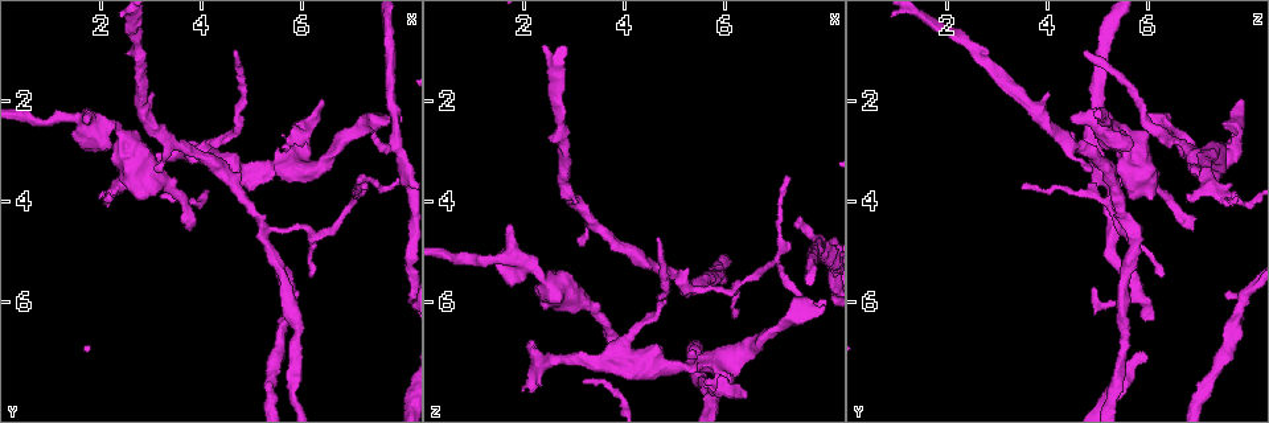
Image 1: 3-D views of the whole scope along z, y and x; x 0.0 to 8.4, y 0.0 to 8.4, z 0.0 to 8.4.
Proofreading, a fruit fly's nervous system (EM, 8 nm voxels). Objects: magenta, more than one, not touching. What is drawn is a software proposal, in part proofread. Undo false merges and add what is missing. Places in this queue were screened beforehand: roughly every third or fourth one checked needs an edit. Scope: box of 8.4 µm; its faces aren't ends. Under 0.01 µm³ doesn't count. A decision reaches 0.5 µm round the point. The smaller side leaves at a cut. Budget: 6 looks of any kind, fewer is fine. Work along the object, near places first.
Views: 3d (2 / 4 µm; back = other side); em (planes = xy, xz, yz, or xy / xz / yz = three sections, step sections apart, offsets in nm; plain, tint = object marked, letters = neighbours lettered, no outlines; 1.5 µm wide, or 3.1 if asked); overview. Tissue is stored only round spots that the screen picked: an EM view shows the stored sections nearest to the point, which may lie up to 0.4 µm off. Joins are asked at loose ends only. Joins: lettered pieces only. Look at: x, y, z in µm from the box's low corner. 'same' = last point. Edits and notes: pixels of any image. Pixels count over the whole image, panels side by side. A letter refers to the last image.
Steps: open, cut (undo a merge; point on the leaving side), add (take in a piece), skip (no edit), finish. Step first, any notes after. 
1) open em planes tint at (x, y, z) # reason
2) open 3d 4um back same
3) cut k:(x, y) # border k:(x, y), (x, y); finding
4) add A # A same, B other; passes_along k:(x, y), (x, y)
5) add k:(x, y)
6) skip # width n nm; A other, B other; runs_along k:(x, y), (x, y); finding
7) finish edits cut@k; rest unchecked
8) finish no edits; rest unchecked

open 3d 4um at (3.20, 3.50, 4.85) # branch stops here

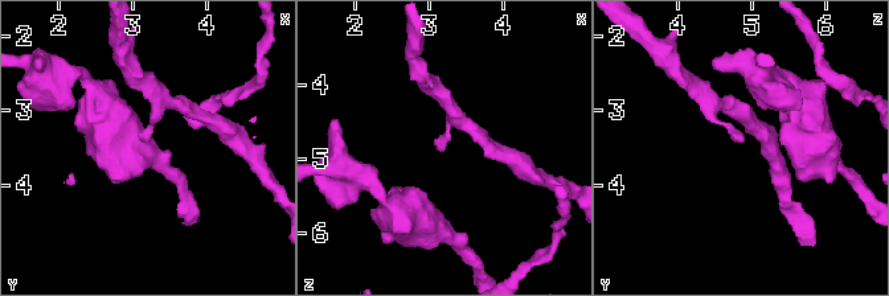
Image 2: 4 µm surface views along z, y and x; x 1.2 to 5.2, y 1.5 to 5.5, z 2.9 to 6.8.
open em planes tint at (3.15, 3.40, 4.85)

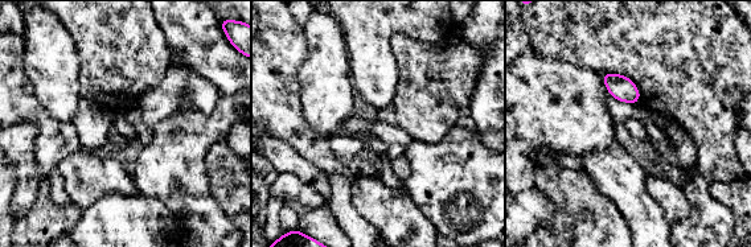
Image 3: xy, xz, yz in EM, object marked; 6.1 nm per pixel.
open em planes letters same

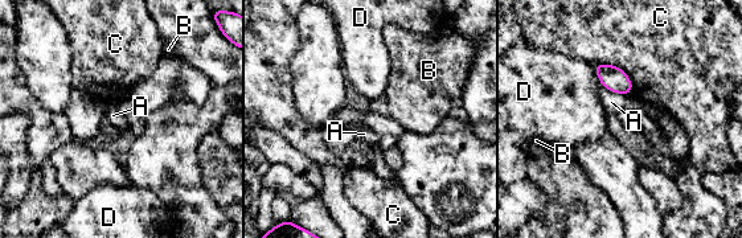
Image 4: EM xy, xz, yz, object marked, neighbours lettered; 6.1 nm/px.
skip # A other, B other, C other, D other; border 4:(601, 83), (624, 95); none of them fits

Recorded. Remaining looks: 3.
open em yz step 4 tint at (5.15, 4.55, 5.70) # a fork

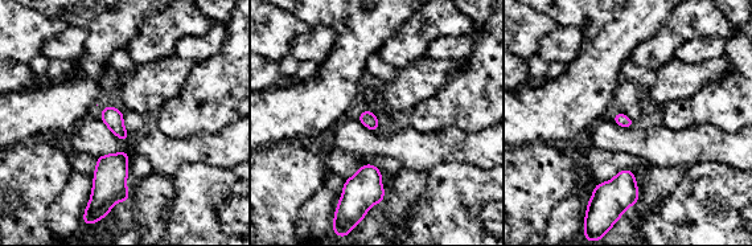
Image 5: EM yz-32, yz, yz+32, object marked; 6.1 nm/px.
open em planes letters same # another direction

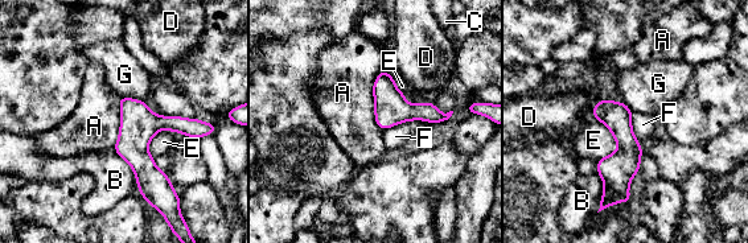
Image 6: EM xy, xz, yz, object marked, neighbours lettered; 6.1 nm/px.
skip # A other, B other, C other, D other, E other, F other, G other; border 6:(382, 69), (382, 131); continuous, no second neuron

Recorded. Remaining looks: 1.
finish no edits; rest unchecked

